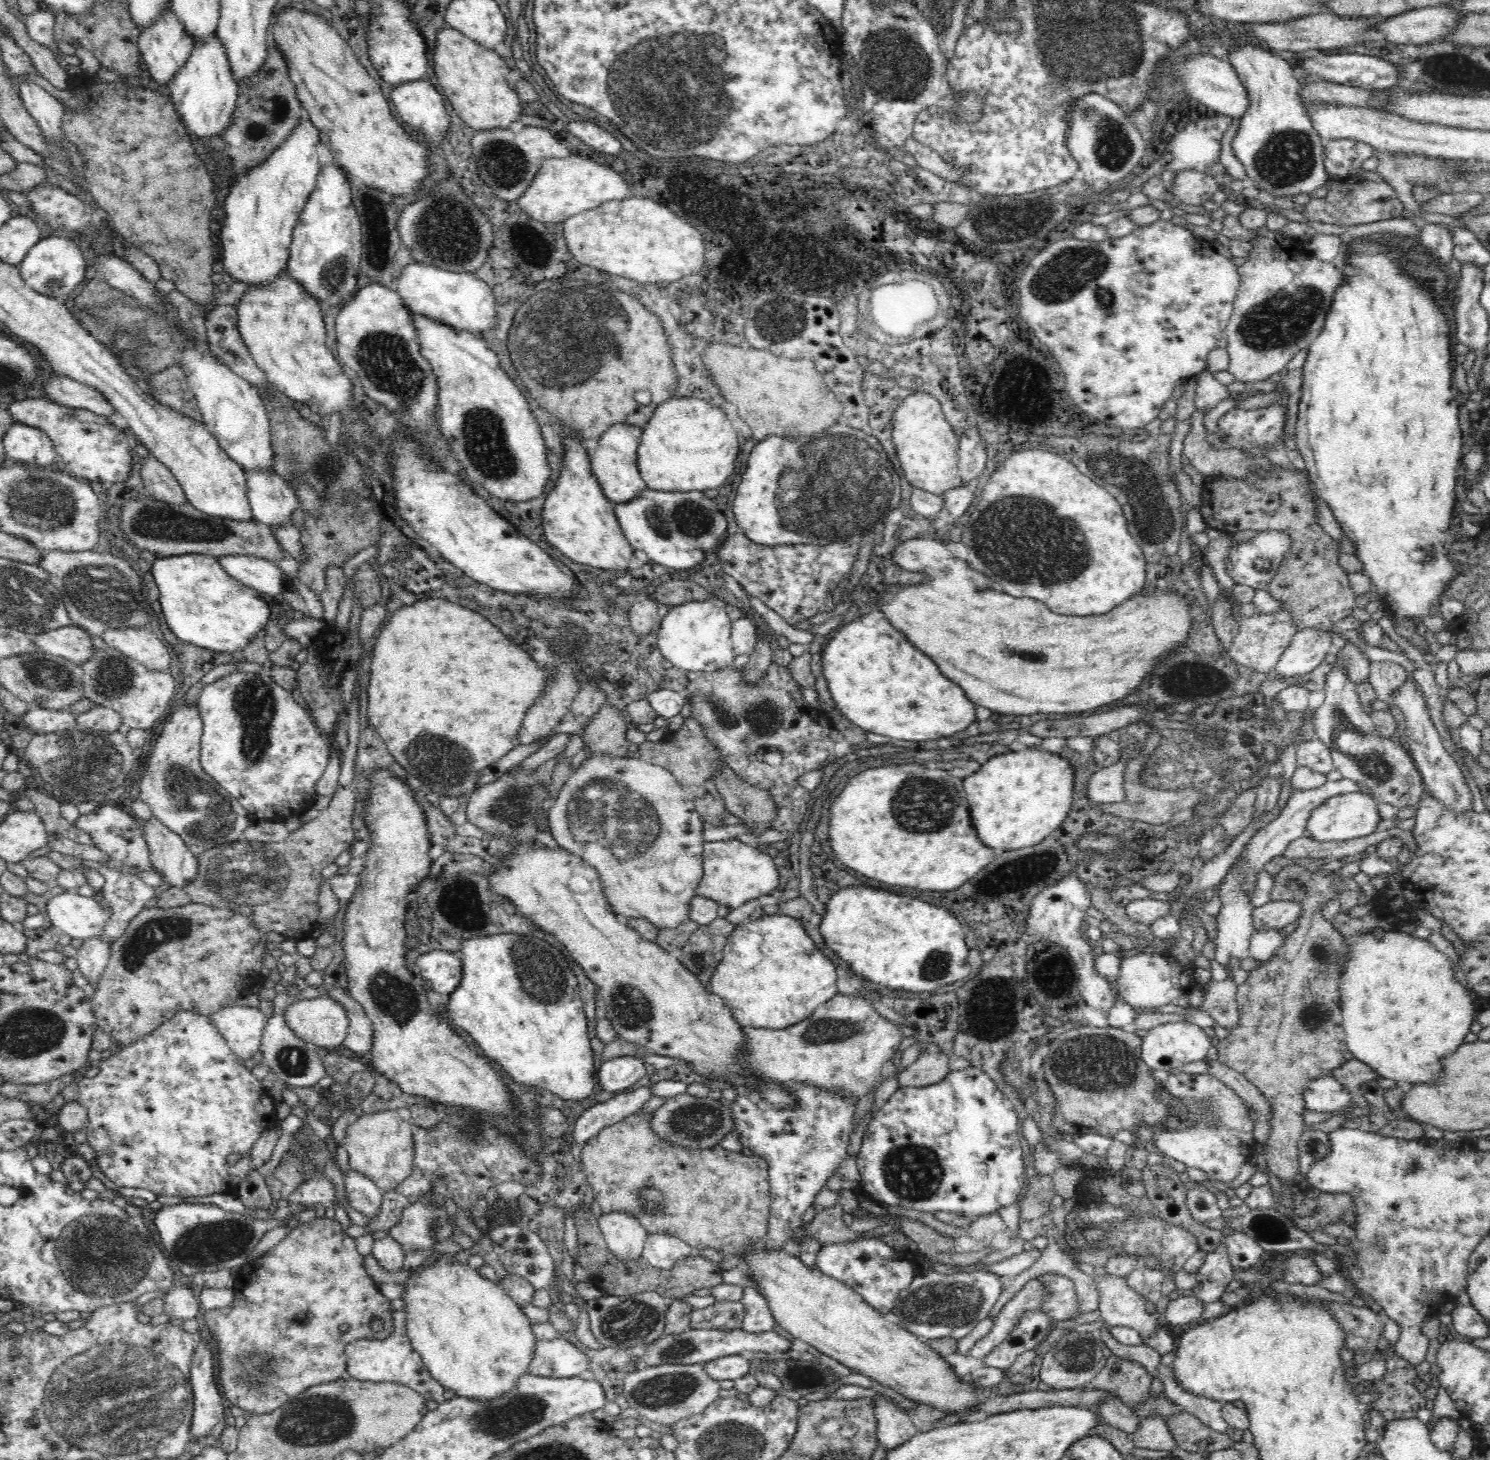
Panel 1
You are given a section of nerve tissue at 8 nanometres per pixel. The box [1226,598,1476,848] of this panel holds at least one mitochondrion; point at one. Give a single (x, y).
(1344, 735)

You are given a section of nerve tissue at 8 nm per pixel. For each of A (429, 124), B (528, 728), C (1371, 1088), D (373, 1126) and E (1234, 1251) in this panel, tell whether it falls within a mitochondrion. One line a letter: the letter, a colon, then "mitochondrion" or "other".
A: other
B: other
C: other
D: other
E: other

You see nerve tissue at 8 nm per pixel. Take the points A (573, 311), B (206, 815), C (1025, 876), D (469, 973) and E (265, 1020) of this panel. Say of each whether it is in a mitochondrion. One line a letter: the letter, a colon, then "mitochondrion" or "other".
A: mitochondrion
B: mitochondrion
C: other
D: other
E: other

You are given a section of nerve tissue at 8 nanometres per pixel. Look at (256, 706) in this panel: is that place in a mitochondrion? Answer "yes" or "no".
yes

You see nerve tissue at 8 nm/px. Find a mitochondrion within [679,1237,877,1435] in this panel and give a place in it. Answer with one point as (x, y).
(803, 1377)

